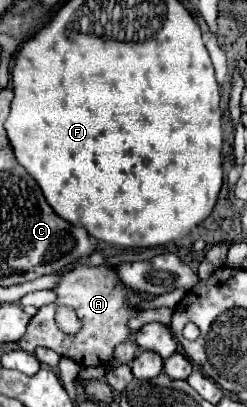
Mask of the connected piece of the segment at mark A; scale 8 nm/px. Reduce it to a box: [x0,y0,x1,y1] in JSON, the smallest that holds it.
[18,262,140,366]

